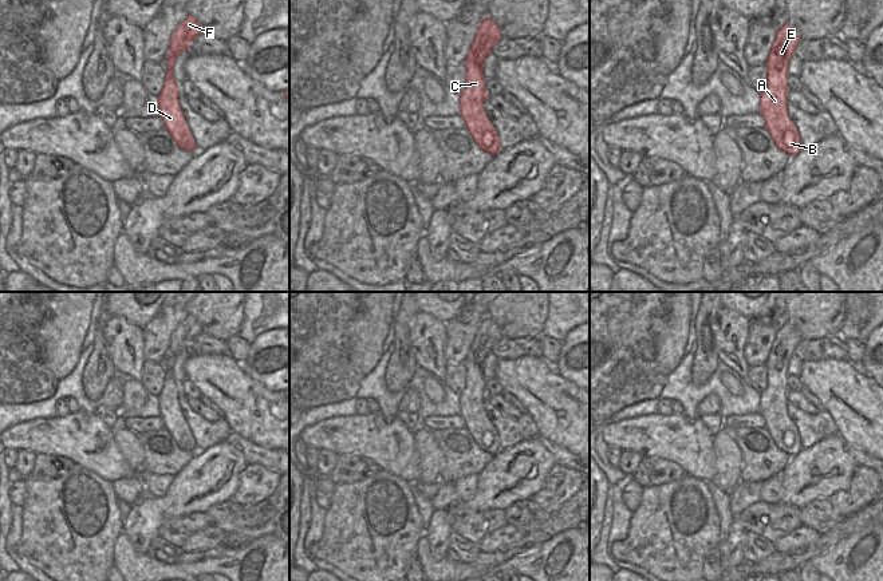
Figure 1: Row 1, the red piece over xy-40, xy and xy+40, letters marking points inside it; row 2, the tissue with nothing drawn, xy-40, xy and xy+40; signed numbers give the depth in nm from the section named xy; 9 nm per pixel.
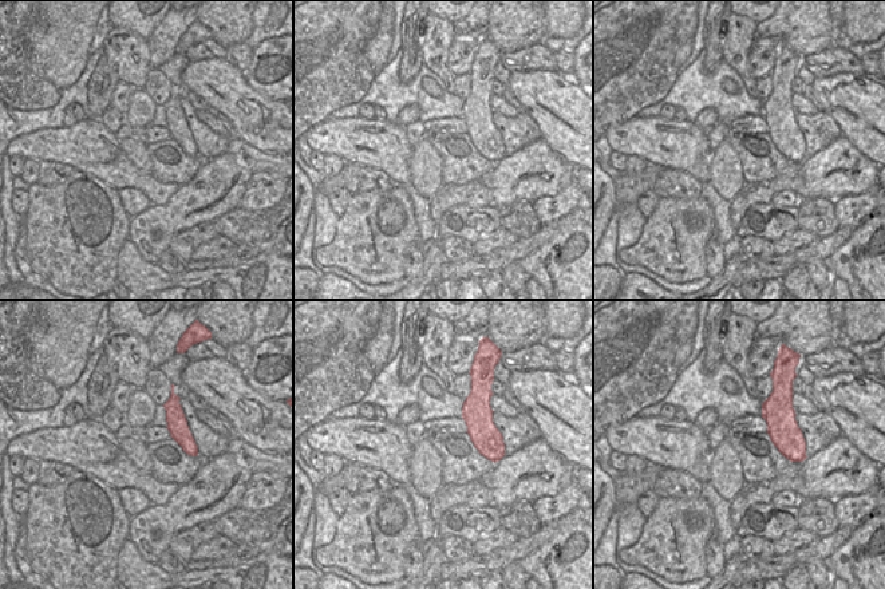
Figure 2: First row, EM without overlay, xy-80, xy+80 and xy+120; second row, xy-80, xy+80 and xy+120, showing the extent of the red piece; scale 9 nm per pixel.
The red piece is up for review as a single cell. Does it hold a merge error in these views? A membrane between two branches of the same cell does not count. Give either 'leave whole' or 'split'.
split

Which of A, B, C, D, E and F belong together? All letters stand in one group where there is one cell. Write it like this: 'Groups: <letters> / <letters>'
Groups: A C D E F / B.

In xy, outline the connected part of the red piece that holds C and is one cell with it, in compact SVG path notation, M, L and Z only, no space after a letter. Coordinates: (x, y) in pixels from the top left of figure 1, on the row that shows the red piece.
M486 16L474 35L469 54L464 62L465 88L460 95L460 115L465 120L465 129L473 141L482 150L484 146L492 147L482 141L486 126L482 123L488 116L484 100L489 98L485 88L484 62L492 54L492 48L501 40L500 27Z

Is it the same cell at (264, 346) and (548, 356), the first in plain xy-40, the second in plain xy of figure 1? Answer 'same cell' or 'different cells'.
different cells

